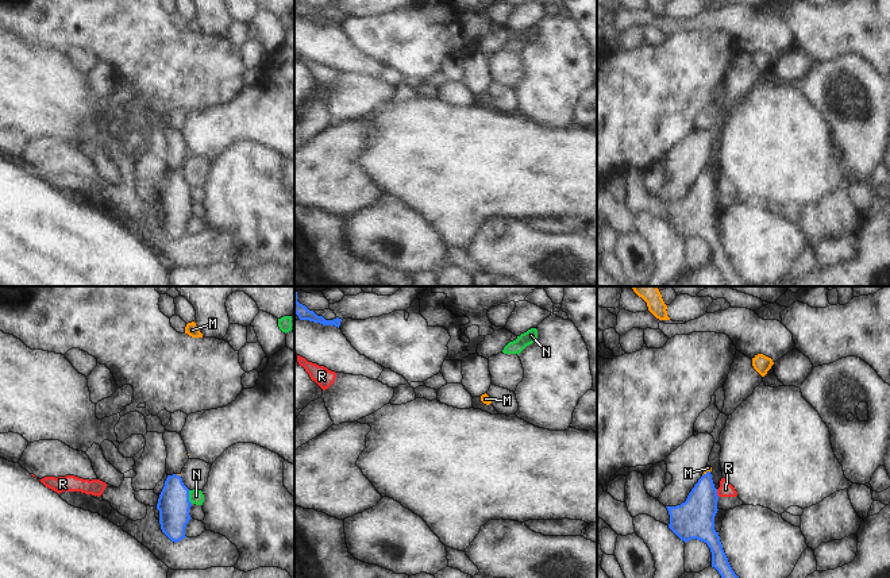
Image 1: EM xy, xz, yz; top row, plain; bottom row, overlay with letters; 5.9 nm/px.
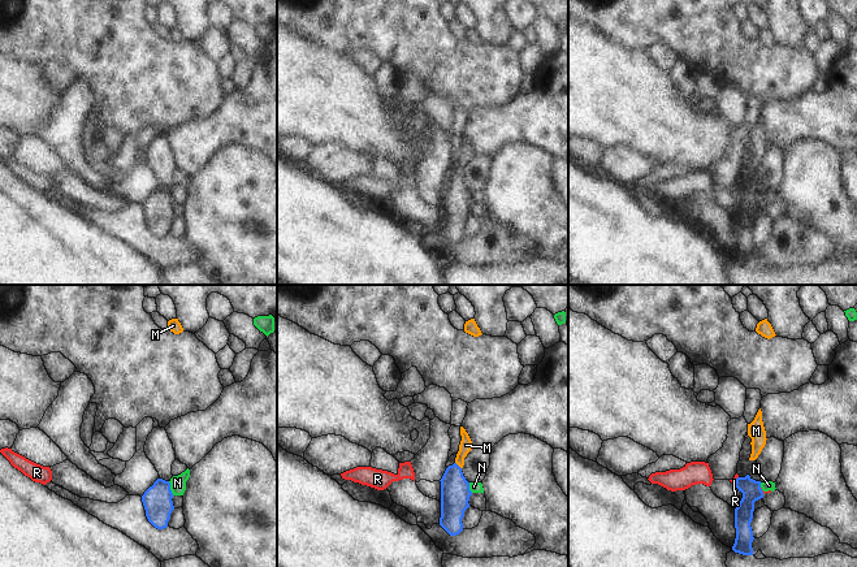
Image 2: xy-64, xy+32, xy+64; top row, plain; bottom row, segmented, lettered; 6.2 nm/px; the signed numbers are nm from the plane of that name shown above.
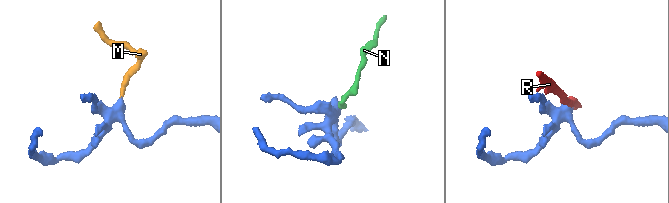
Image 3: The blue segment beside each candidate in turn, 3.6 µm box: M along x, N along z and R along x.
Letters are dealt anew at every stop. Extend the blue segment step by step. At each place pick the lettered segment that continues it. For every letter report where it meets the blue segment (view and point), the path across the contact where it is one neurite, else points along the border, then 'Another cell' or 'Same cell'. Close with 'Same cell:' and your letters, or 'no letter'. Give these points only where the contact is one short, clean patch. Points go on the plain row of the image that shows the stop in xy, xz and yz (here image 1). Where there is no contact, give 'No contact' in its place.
M: Touches blue at yz (707, 170). Path across: yz (697, 211), (704, 193), (707, 170), (708, 165). Same cell
N: Touches blue at xy (188, 195). Boundary: xy (188, 188), (188, 196), (192, 200). Another cell
R: Touches blue at yz (716, 191). Boundary: yz (716, 187), (719, 193). Another cell
Same cell: M

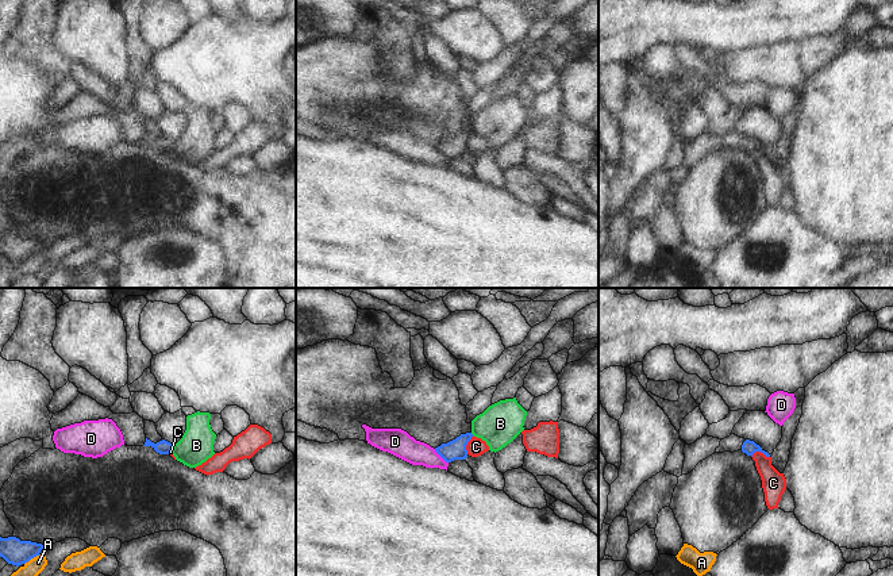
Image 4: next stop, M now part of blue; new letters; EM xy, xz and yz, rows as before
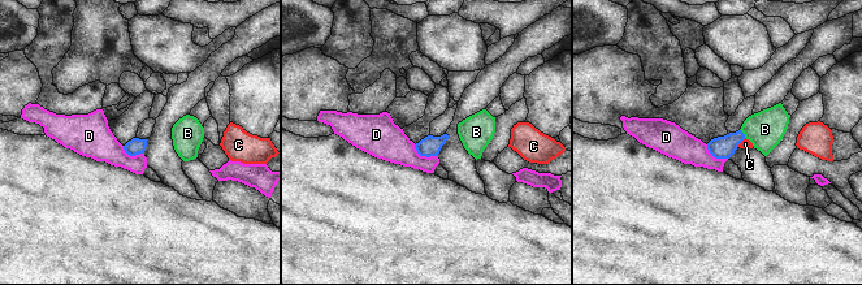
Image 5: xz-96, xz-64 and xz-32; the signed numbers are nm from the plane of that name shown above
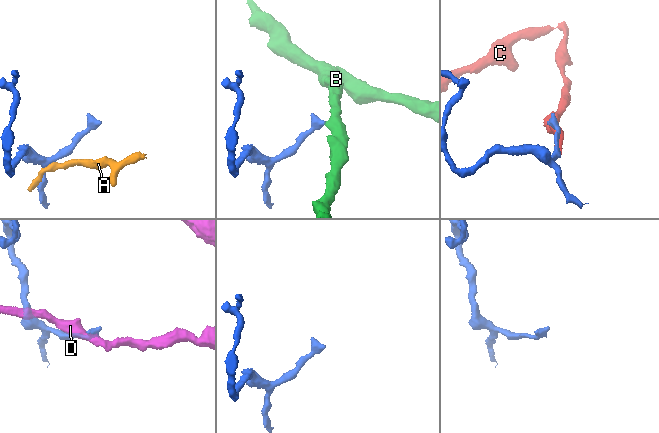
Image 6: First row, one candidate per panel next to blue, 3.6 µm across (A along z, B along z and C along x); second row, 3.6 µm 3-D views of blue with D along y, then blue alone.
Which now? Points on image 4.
A: Touches blue at xy (31, 254). Boundary: xy (39, 252), (24, 261). Another cell
B: Touches blue at xy (172, 145). Boundary: xy (173, 142), (170, 148). Another cell
C: Touches blue at yz (761, 149). Boundary: yz (751, 152), (762, 149), (769, 154). Another cell
D: Touches blue at xz (441, 153). Boundary: xz (434, 146), (447, 160). Another cell
Same cell: no letter

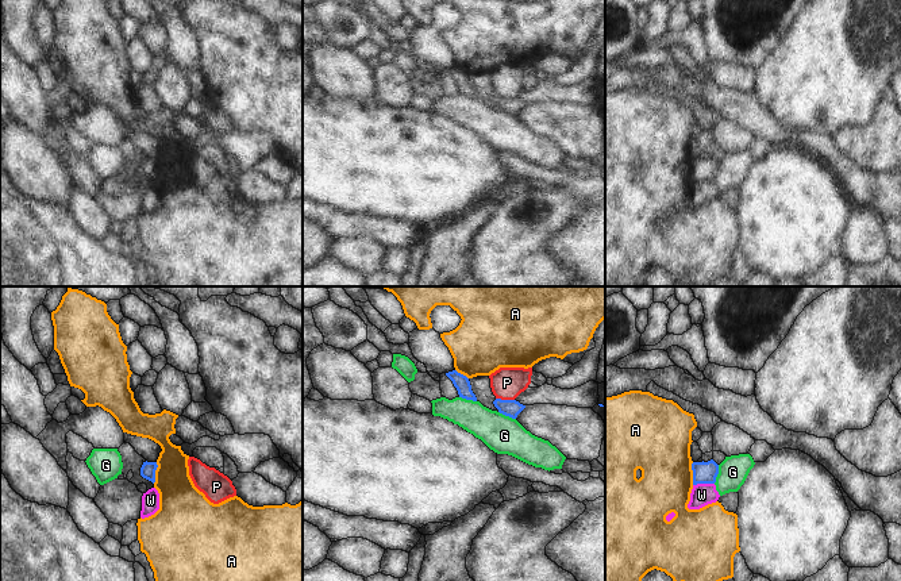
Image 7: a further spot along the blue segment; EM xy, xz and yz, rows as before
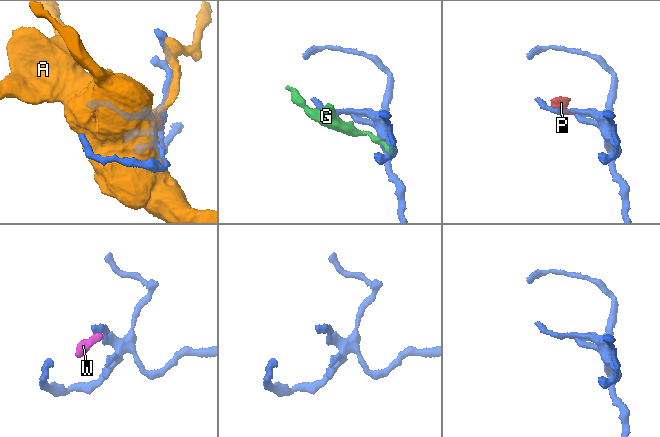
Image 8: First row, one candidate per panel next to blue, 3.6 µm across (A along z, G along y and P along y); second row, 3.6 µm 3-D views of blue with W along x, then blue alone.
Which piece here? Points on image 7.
A: Touches blue at yz (693, 170). Another cell
G: Touches blue at yz (717, 170). Another cell
P: Touches blue at xz (505, 97). Boundary: xz (496, 95), (513, 97). Another cell
W: Touches blue at yz (703, 180). Path across: yz (703, 169), (703, 180), (701, 192). Same cell
Same cell: W

